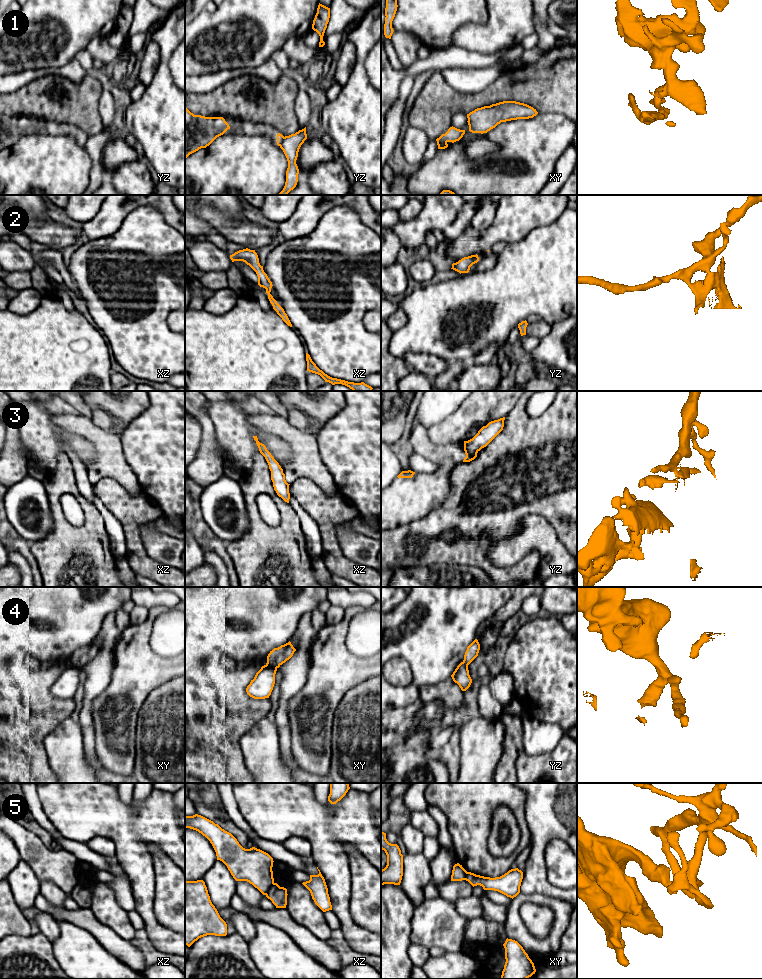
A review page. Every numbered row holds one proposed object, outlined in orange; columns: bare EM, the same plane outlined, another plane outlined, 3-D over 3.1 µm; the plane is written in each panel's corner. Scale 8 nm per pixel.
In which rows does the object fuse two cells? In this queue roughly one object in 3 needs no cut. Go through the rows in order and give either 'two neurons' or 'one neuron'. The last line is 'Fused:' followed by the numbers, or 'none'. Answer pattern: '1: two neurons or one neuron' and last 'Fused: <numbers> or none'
1: two neurons
2: one neuron
3: two neurons
4: two neurons
5: two neurons
Fused: 1, 3, 4, 5

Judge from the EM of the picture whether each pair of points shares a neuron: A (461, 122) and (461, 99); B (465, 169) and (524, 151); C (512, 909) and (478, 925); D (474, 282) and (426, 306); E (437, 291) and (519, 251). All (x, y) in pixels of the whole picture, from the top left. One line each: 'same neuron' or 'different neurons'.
A: different neurons
B: same neuron
C: different neurons
D: same neuron
E: same neuron

